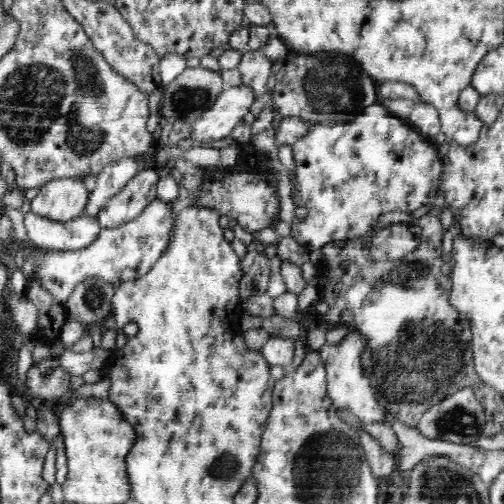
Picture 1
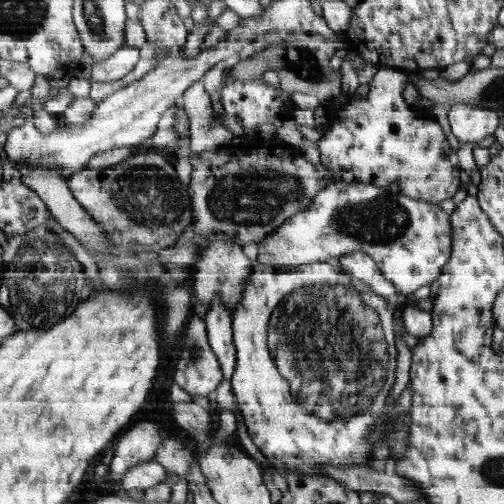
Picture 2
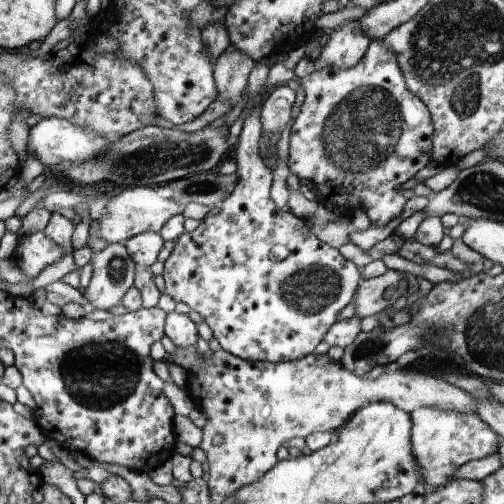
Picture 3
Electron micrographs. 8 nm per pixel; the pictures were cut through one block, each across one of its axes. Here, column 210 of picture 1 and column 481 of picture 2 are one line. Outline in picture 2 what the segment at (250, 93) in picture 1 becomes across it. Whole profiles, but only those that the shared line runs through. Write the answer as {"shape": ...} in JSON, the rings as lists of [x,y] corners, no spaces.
{"shape":[[[453,104],[447,112],[451,134],[463,142],[477,146],[485,138],[503,128],[503,112],[493,112],[471,104]]]}

